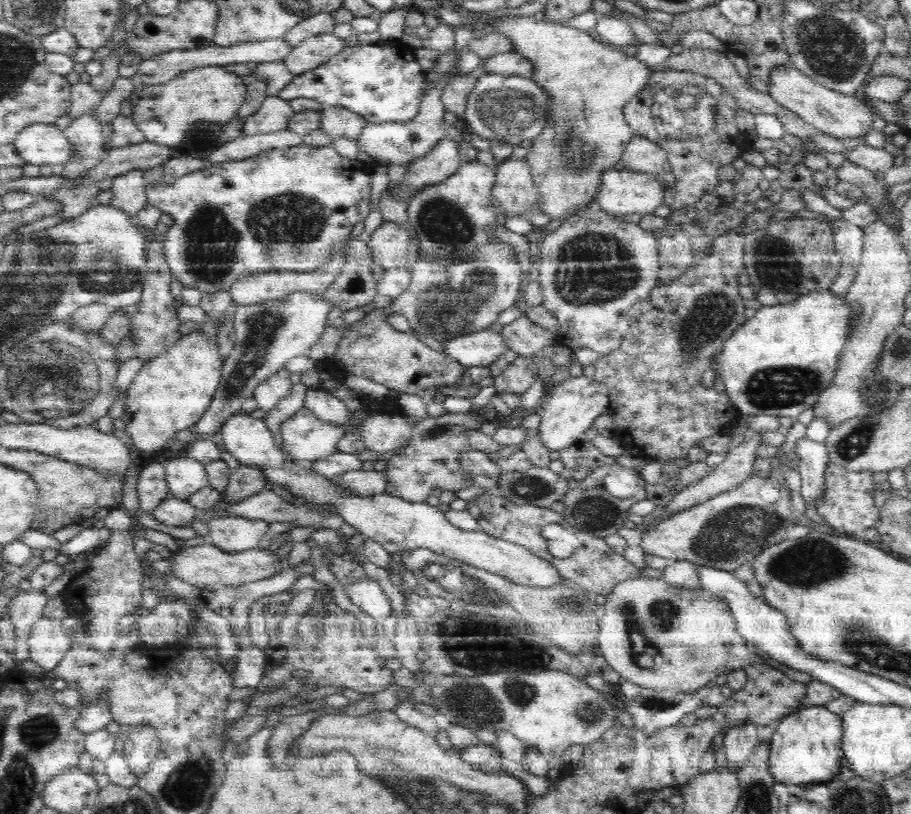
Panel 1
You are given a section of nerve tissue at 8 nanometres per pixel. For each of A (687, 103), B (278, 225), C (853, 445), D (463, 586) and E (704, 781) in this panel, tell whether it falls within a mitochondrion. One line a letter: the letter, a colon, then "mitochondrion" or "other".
A: mitochondrion
B: mitochondrion
C: mitochondrion
D: mitochondrion
E: other

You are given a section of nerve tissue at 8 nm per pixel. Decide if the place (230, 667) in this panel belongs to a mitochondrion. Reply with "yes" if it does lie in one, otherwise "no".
no

